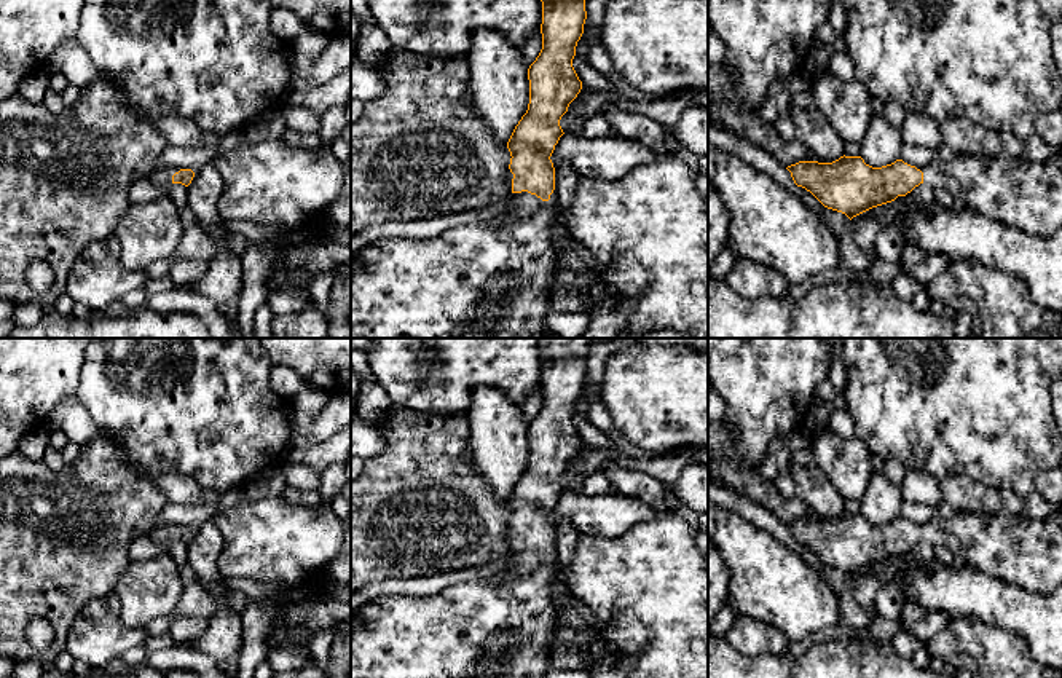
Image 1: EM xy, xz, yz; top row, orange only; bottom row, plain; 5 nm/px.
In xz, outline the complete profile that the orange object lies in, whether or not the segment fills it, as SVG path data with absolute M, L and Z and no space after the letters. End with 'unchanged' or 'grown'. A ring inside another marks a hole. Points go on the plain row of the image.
M537 338L542 359L542 407L528 426L529 461L515 483L507 506L513 531L512 566L490 577L458 582L435 595L386 595L351 613L351 678L545 678L552 668L550 646L555 625L552 581L555 568L550 552L555 547L555 525L550 517L564 491L560 477L582 447L572 416L587 376L585 356L592 338Z | grown

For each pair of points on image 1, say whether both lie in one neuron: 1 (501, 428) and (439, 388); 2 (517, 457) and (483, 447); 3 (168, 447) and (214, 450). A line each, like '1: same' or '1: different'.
1: different
2: same
3: same

